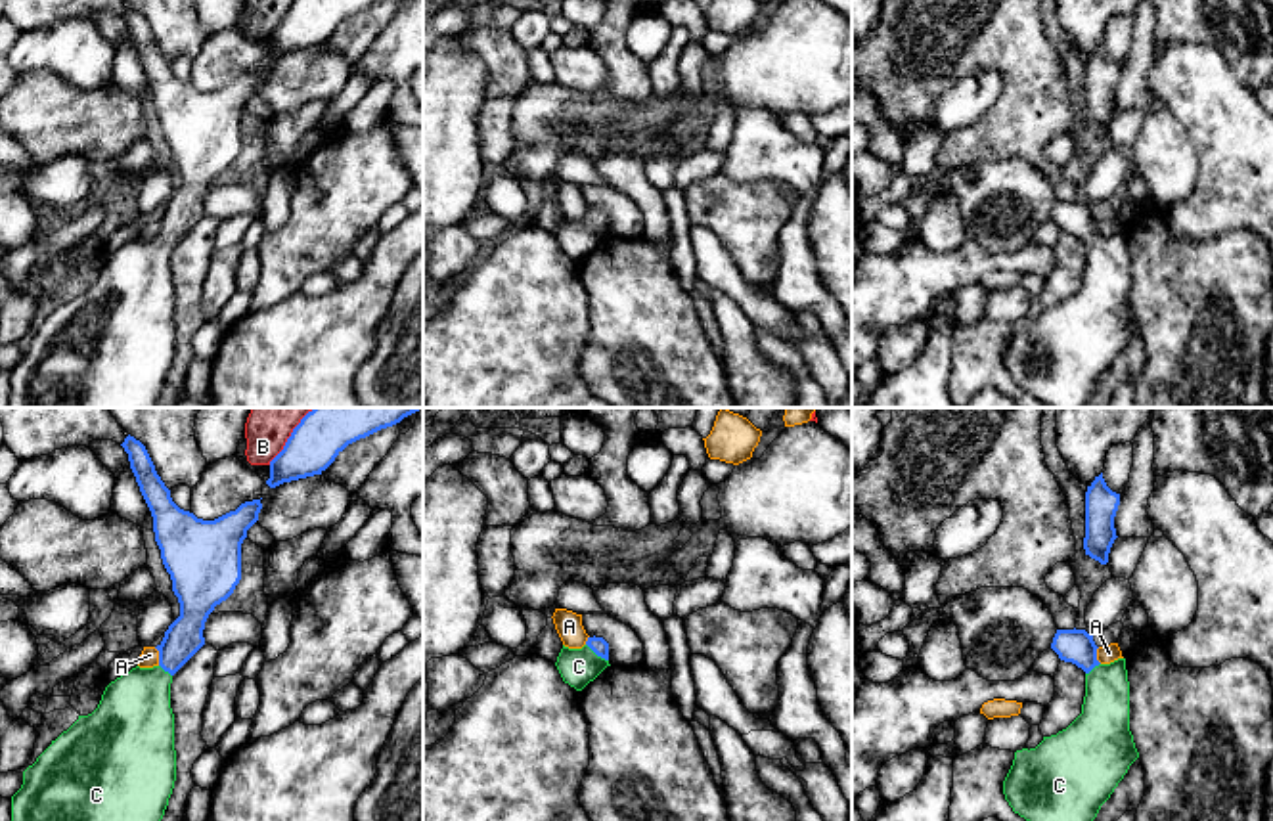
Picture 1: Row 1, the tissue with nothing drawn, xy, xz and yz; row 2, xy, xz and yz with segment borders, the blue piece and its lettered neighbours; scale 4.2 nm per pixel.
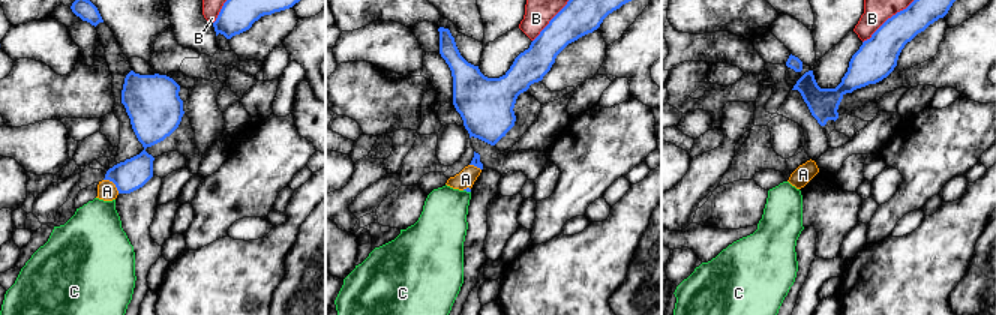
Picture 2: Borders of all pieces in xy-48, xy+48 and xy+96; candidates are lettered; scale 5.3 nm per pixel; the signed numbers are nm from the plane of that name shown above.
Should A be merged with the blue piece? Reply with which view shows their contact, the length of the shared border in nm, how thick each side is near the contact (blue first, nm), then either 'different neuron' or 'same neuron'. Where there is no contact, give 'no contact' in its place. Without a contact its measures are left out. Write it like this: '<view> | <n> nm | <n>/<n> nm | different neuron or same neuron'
xy | 80 nm | 160/80 nm | different neuron

